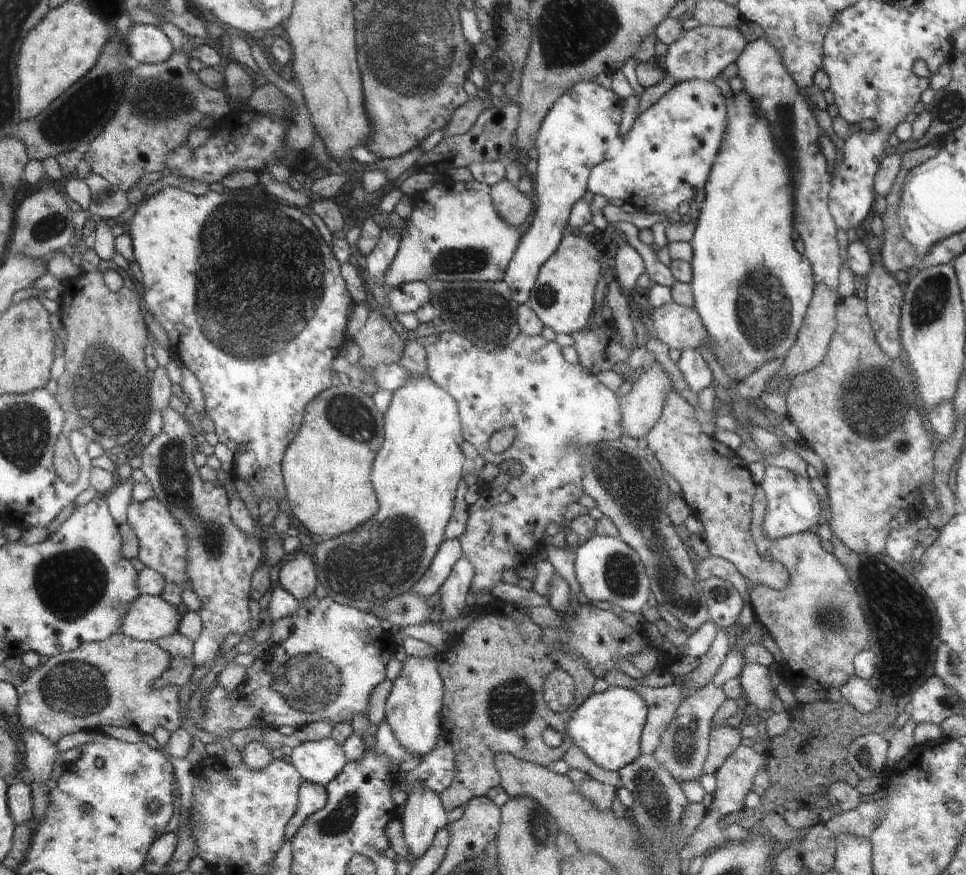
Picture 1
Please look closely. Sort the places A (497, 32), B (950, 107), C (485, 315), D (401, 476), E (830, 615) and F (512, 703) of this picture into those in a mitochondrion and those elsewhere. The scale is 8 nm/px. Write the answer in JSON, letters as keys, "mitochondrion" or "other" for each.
{"A":"other","B":"mitochondrion","C":"mitochondrion","D":"other","E":"mitochondrion","F":"mitochondrion"}

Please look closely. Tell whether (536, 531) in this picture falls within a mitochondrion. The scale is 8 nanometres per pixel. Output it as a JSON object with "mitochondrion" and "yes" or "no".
{"mitochondrion":"no"}

